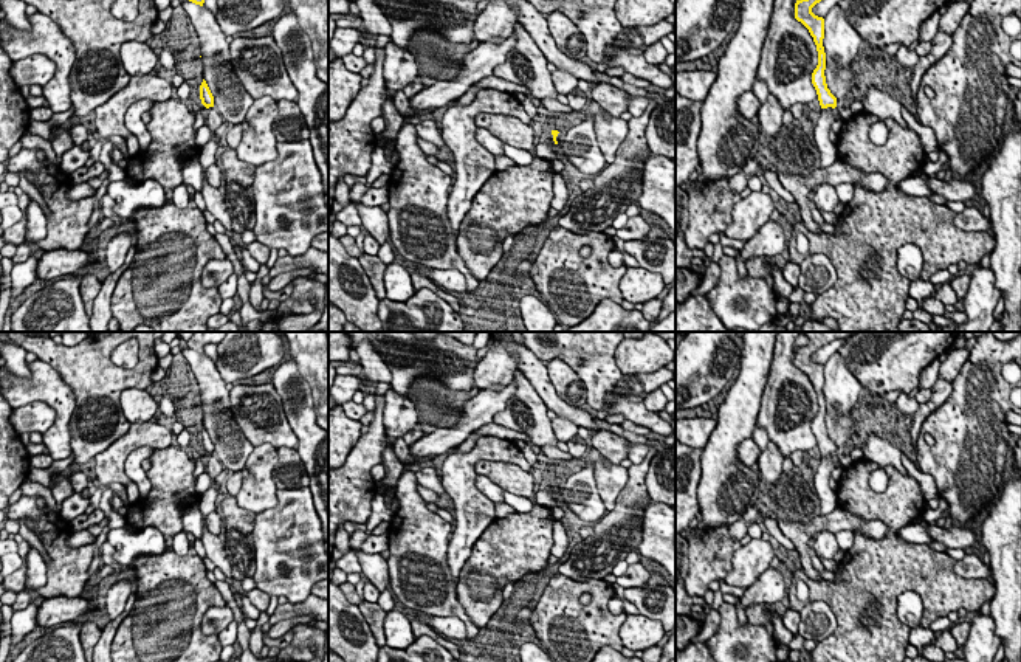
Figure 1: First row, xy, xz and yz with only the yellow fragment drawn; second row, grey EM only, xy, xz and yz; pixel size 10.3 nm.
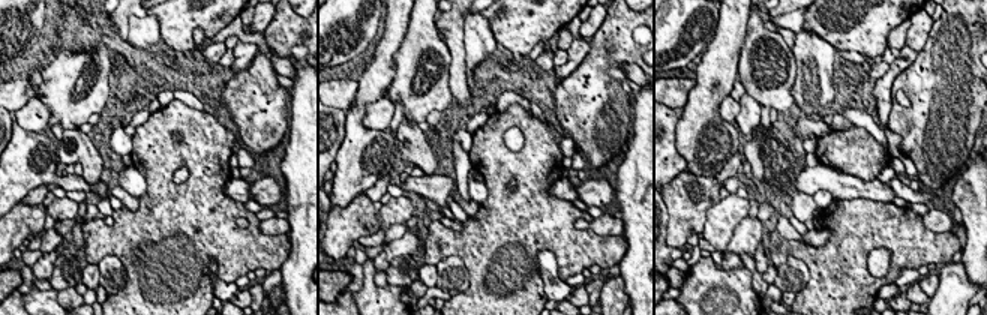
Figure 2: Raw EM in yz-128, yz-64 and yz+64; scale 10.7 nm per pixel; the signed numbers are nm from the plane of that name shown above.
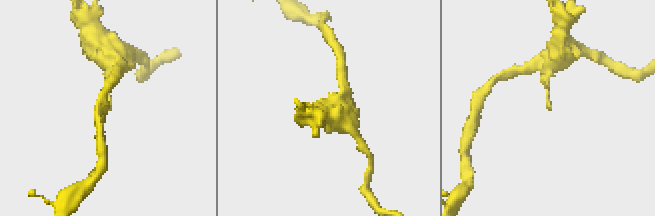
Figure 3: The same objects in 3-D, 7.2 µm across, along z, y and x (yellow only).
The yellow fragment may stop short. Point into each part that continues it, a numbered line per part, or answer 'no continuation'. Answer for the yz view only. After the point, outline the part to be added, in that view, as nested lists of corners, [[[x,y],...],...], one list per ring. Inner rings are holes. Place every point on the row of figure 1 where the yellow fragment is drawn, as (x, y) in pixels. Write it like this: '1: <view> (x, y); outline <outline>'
1: yz (828, 154); outline [[[827,107],[820,110],[820,118],[816,119],[816,127],[812,130],[812,136],[815,140],[816,149],[820,152],[821,166],[820,169],[826,169],[834,164],[837,160],[835,144],[829,140],[829,130],[832,122],[835,121],[835,109]]]

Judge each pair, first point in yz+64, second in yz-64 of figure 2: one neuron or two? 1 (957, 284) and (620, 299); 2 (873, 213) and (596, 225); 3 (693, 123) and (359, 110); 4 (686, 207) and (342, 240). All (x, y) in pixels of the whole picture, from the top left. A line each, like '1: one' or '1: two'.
1: one
2: two
3: one
4: one

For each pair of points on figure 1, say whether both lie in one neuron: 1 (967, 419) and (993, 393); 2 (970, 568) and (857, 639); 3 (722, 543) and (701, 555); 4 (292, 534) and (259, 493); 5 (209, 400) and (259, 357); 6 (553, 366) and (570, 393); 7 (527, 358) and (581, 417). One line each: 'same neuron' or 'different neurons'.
1: same neuron
2: different neurons
3: same neuron
4: different neurons
5: different neurons
6: same neuron
7: same neuron

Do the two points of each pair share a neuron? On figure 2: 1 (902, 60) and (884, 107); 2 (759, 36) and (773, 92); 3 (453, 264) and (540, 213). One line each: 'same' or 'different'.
1: same
2: same
3: different

